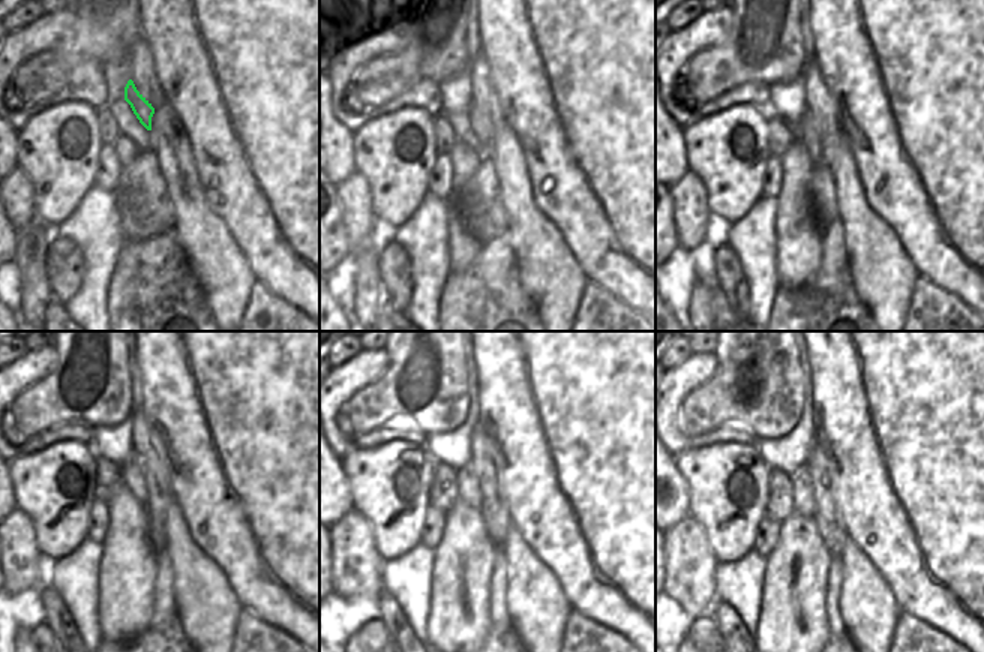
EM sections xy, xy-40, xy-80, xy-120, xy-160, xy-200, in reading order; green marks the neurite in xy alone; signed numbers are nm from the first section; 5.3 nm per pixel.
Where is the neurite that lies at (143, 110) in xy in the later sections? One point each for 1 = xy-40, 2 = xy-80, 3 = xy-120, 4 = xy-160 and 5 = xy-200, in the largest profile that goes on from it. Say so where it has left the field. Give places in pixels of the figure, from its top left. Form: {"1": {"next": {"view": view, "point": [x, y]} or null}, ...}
{"1": {"next": {"view": "xy-40", "point": [480, 123]}}, "2": {"next": {"view": "xy-80", "point": [810, 140]}}, "3": {"next": {"view": "xy-120", "point": [132, 477]}}, "4": {"next": {"view": "xy-160", "point": [468, 492]}}, "5": {"next": {"view": "xy-200", "point": [803, 490]}}}

